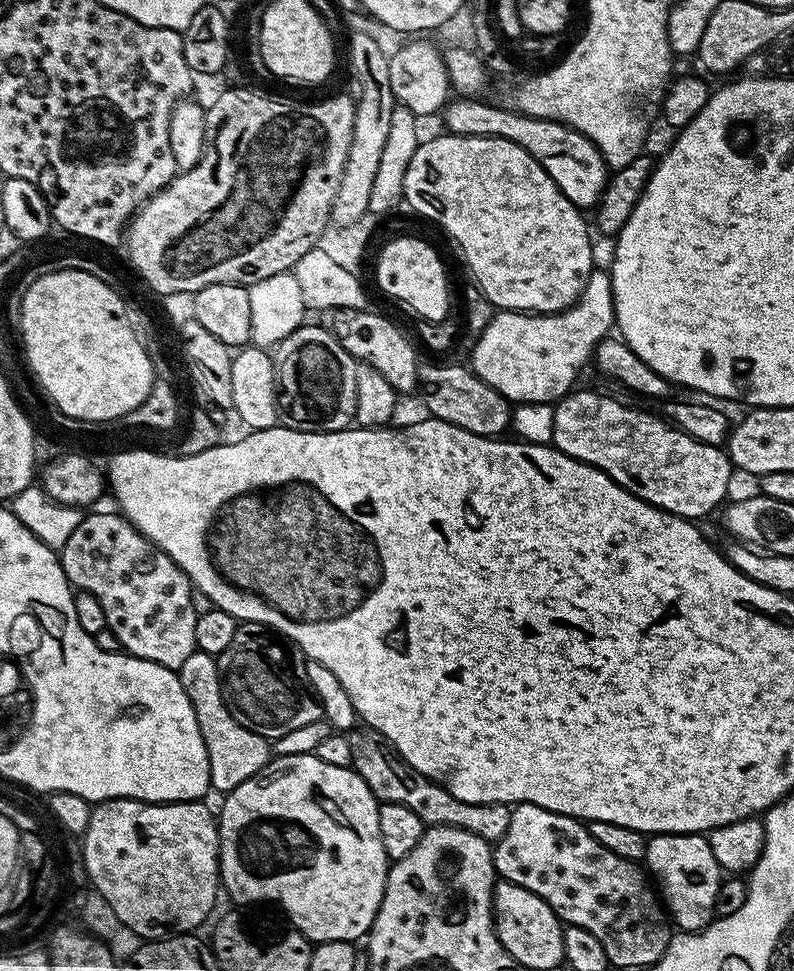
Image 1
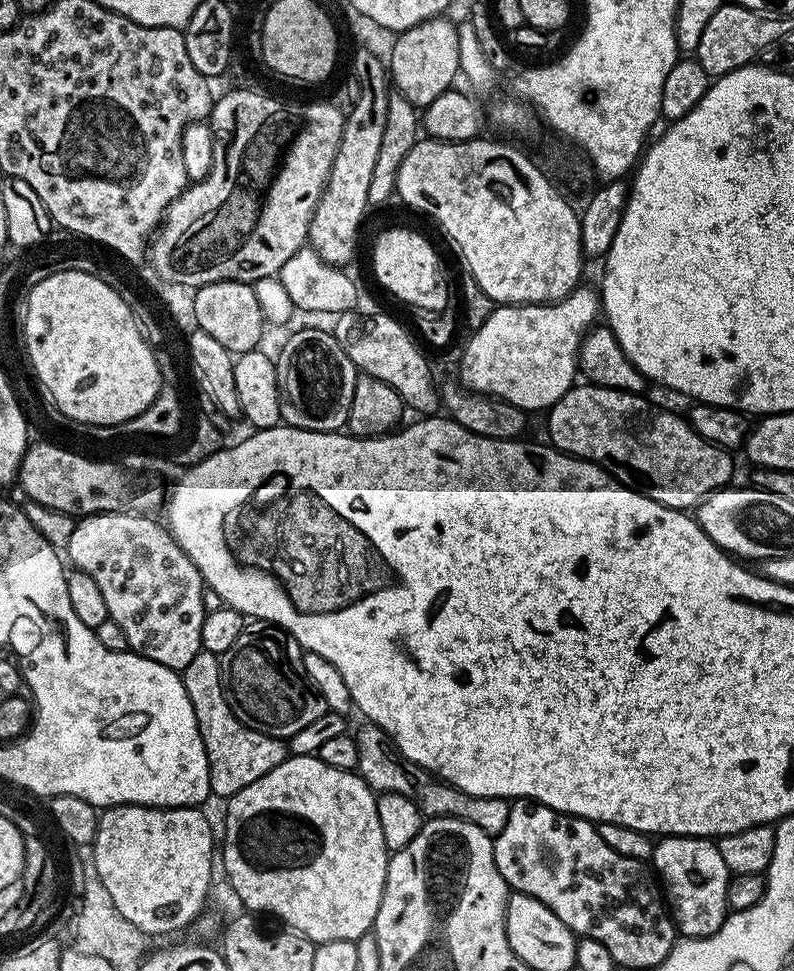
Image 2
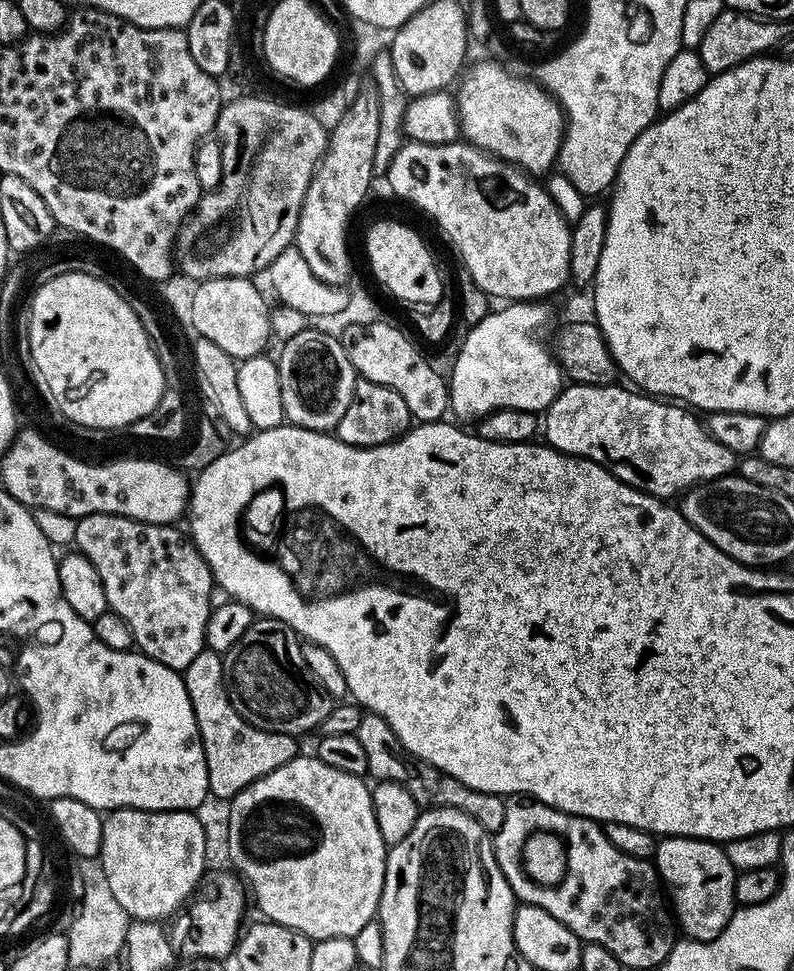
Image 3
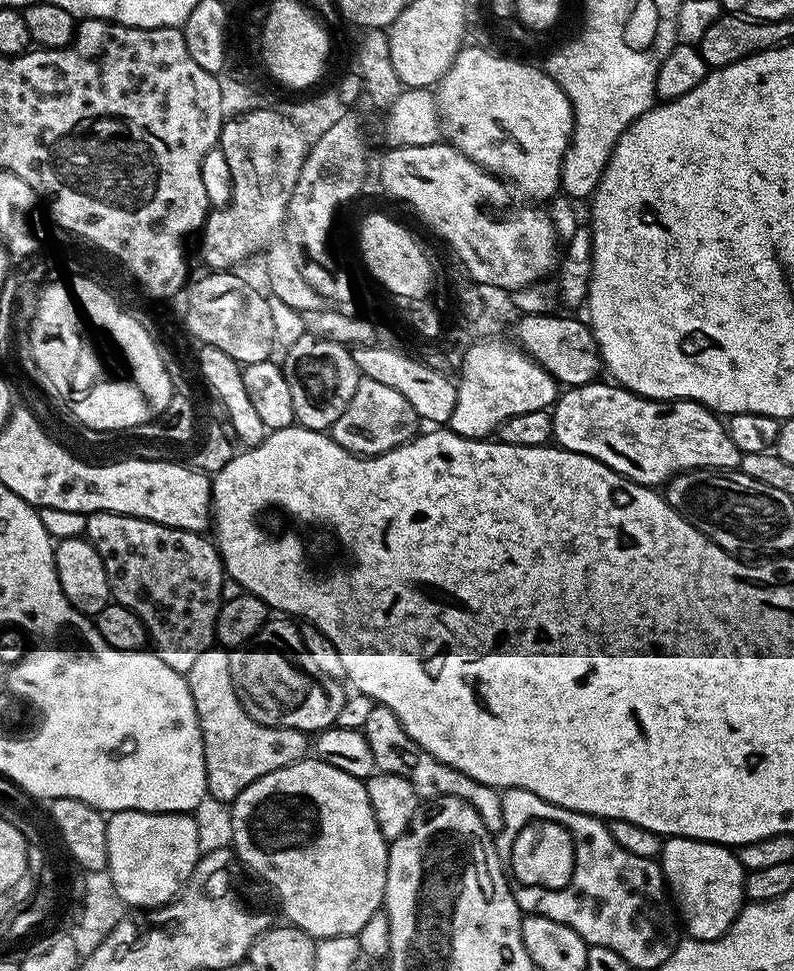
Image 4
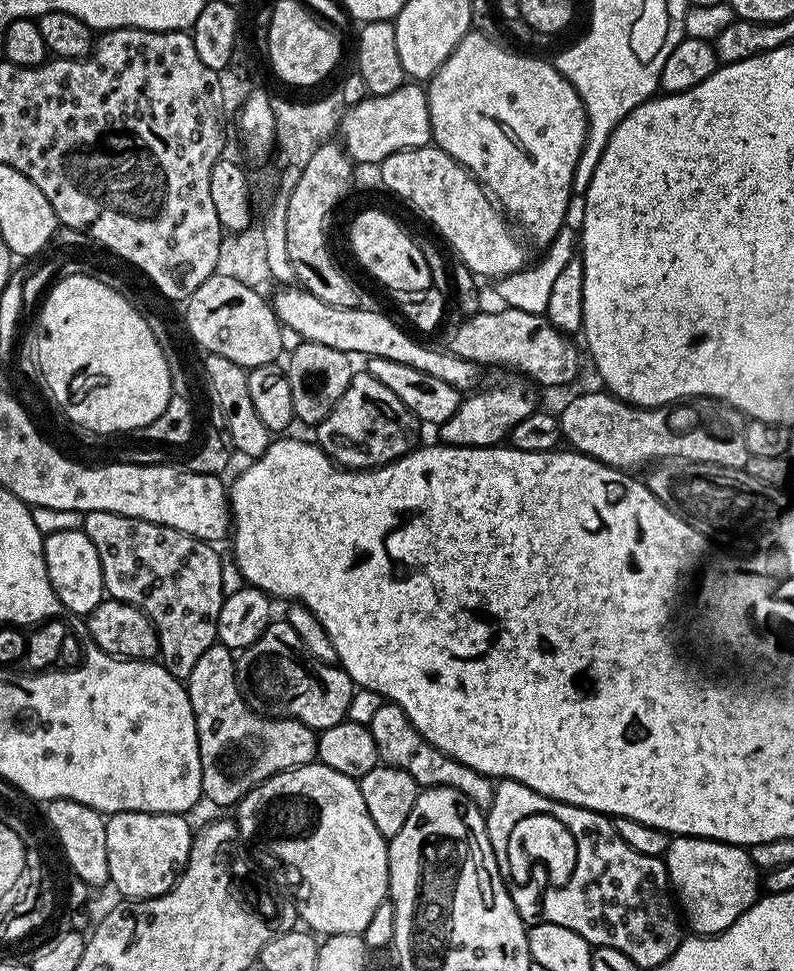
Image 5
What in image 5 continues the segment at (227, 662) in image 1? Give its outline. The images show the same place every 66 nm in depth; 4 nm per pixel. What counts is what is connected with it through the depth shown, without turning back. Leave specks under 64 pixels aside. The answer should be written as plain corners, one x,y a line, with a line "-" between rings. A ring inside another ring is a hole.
273,619
258,642
243,649
235,661
236,684
242,698
260,716
297,720
307,728
323,730
338,726
348,715
354,691
352,679
343,668
322,662
307,652
287,619

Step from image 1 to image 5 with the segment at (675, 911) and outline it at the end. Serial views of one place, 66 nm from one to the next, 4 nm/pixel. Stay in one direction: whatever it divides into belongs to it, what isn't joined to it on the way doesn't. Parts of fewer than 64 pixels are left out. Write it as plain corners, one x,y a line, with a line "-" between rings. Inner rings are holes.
676,836
669,839
668,850
662,859
668,867
668,882
674,893
675,903
687,927
689,924
691,931
701,936
714,936
725,932
762,895
761,873
743,847
723,844
720,840
701,840
699,836

